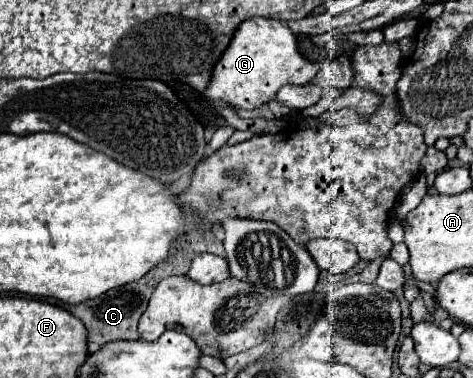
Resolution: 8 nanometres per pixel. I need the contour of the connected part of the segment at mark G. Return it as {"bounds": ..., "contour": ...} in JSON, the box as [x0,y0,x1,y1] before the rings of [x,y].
{"bounds":[205,17,321,109],"contour":[[[251,17],[235,31],[227,51],[223,51],[211,81],[205,89],[207,101],[223,101],[233,109],[257,109],[275,99],[283,85],[307,85],[321,65],[307,61],[299,49],[291,29],[275,19]]]}

